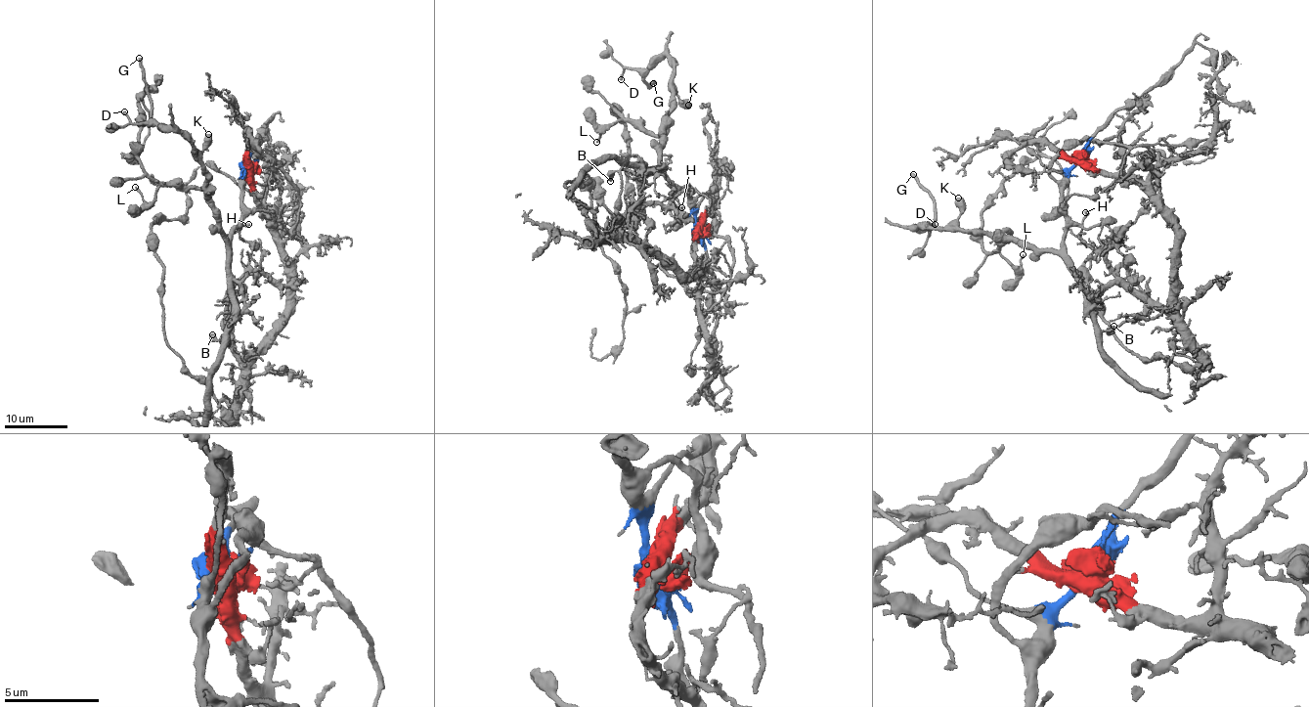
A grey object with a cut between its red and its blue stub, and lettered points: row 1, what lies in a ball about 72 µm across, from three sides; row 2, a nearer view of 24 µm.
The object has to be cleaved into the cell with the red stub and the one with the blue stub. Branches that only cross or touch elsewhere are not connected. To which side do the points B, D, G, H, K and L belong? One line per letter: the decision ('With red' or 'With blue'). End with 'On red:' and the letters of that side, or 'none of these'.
B: With blue
D: With blue
G: With blue
H: With blue
K: With blue
L: With blue
On red: none of these

